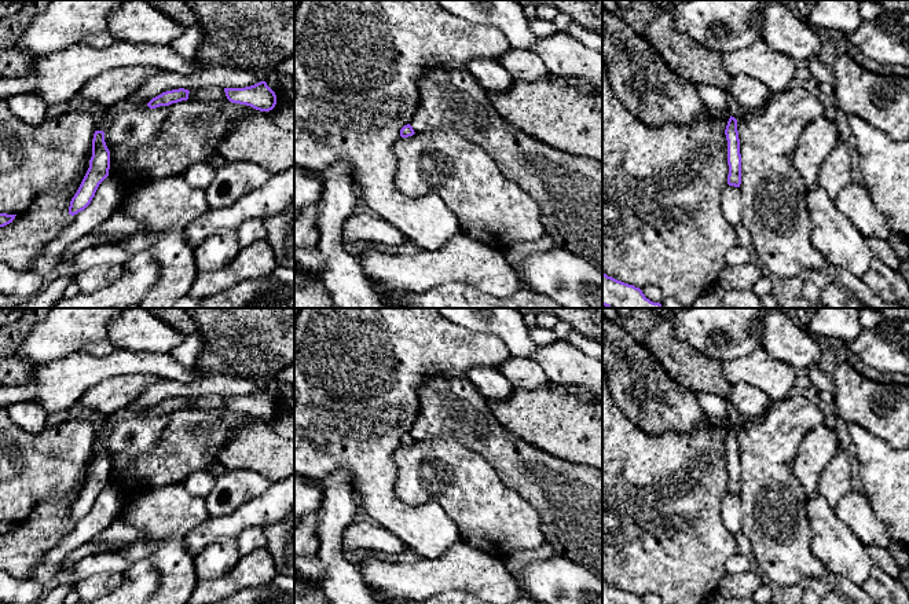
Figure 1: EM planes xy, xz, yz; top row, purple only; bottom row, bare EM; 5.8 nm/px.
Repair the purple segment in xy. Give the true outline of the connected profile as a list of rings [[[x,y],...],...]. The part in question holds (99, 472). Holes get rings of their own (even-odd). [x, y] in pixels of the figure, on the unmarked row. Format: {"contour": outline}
{"contour": [[[95,439],[92,447],[92,465],[89,476],[70,509],[69,523],[74,524],[84,519],[95,505],[99,493],[109,484],[110,477],[110,460],[105,450],[105,440]]]}

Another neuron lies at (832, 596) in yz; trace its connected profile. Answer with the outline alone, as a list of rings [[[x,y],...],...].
[[[837,589],[828,590],[828,593],[821,597],[821,604],[853,604],[844,594]]]

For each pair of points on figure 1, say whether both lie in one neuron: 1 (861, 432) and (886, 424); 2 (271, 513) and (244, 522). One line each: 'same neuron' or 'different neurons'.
1: different neurons
2: same neuron

